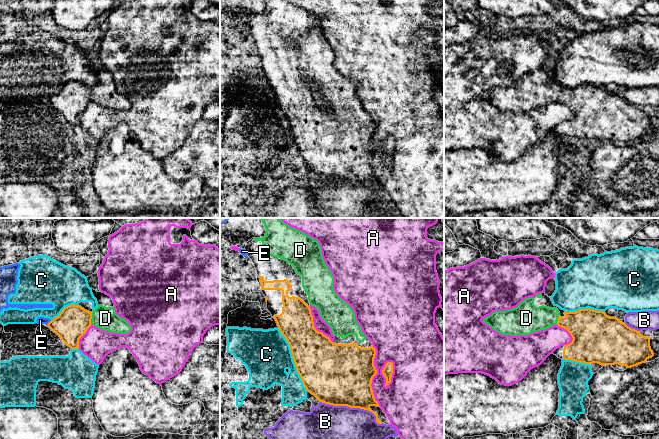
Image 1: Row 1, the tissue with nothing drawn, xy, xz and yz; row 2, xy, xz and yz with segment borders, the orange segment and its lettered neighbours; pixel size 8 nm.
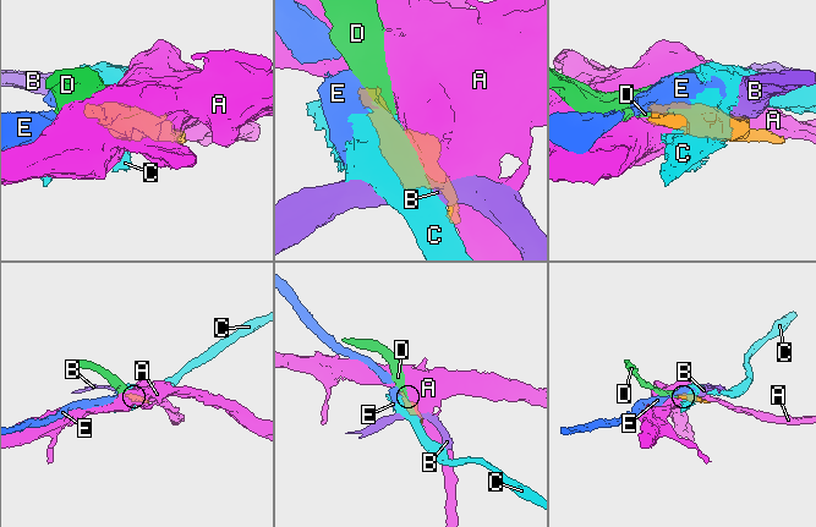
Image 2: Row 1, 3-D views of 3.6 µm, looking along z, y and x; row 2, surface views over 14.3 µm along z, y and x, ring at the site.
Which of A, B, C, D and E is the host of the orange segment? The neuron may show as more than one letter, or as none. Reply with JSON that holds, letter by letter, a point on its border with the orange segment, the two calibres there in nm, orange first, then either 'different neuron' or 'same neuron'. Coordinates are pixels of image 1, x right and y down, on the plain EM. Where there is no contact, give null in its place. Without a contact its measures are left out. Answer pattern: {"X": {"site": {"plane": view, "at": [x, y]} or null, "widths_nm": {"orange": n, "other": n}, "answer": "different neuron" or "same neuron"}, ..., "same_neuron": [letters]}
{"A": {"site": {"plane": "xz", "at": [375, 150]}, "widths_nm": {"orange": 460, "other": 240}, "answer": "different neuron"}, "B": {"site": {"plane": "xz", "at": [353, 183]}, "widths_nm": {"orange": 440, "other": 500}, "answer": "different neuron"}, "C": {"site": {"plane": "xz", "at": [293, 135]}, "widths_nm": {"orange": 400, "other": 380}, "answer": "different neuron"}, "D": {"site": {"plane": "xy", "at": [91, 94]}, "widths_nm": {"orange": 260, "other": 190}, "answer": "same neuron"}, "E": {"site": {"plane": "xy", "at": [50, 97]}, "widths_nm": {"orange": 260, "other": 60}, "answer": "different neuron"}, "same_neuron": ["D"]}

